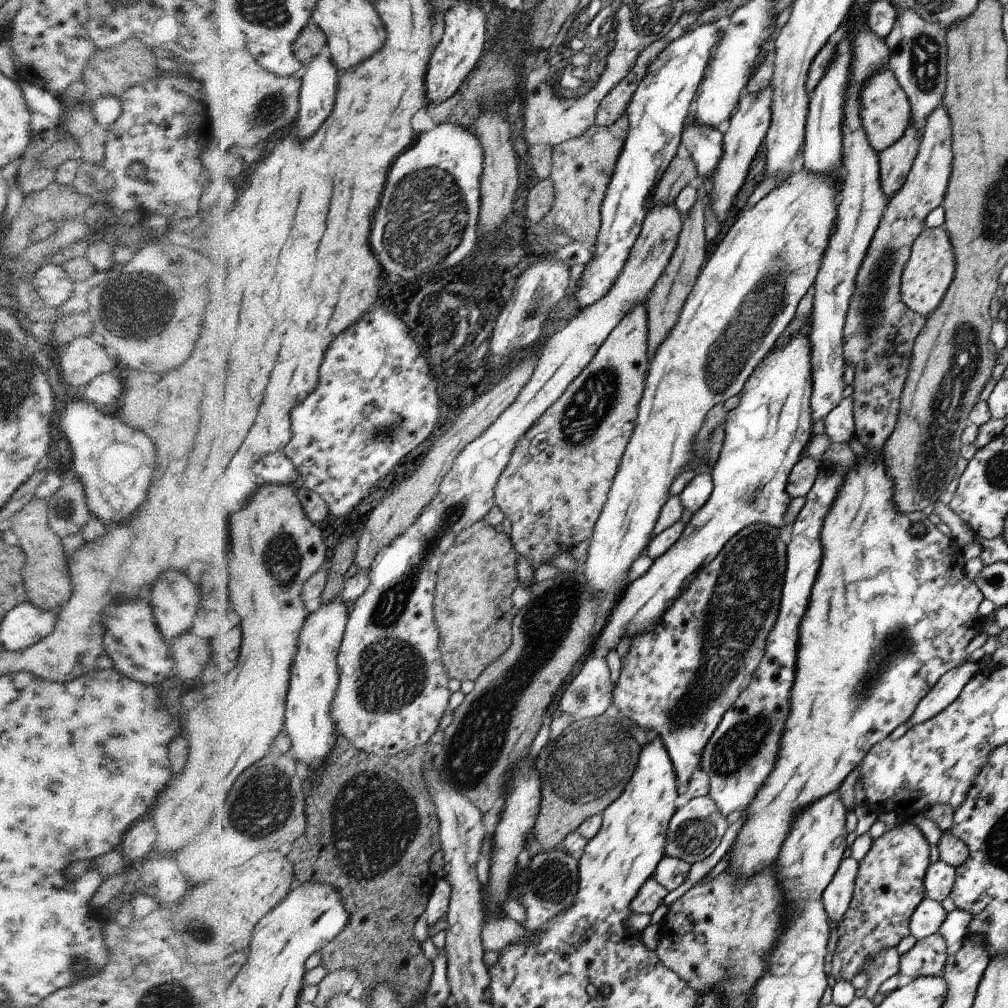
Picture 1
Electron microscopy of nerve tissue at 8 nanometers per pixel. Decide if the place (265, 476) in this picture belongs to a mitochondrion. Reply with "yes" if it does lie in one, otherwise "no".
no

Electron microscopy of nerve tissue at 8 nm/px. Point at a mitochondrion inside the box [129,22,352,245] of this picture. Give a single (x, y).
(268, 111)

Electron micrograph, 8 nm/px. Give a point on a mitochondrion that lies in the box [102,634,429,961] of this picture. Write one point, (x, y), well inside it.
(376, 831)

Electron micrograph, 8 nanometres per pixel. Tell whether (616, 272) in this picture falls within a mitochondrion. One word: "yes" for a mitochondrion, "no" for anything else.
no

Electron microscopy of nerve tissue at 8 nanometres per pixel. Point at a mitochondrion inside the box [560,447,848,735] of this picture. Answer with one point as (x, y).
(582, 703)

